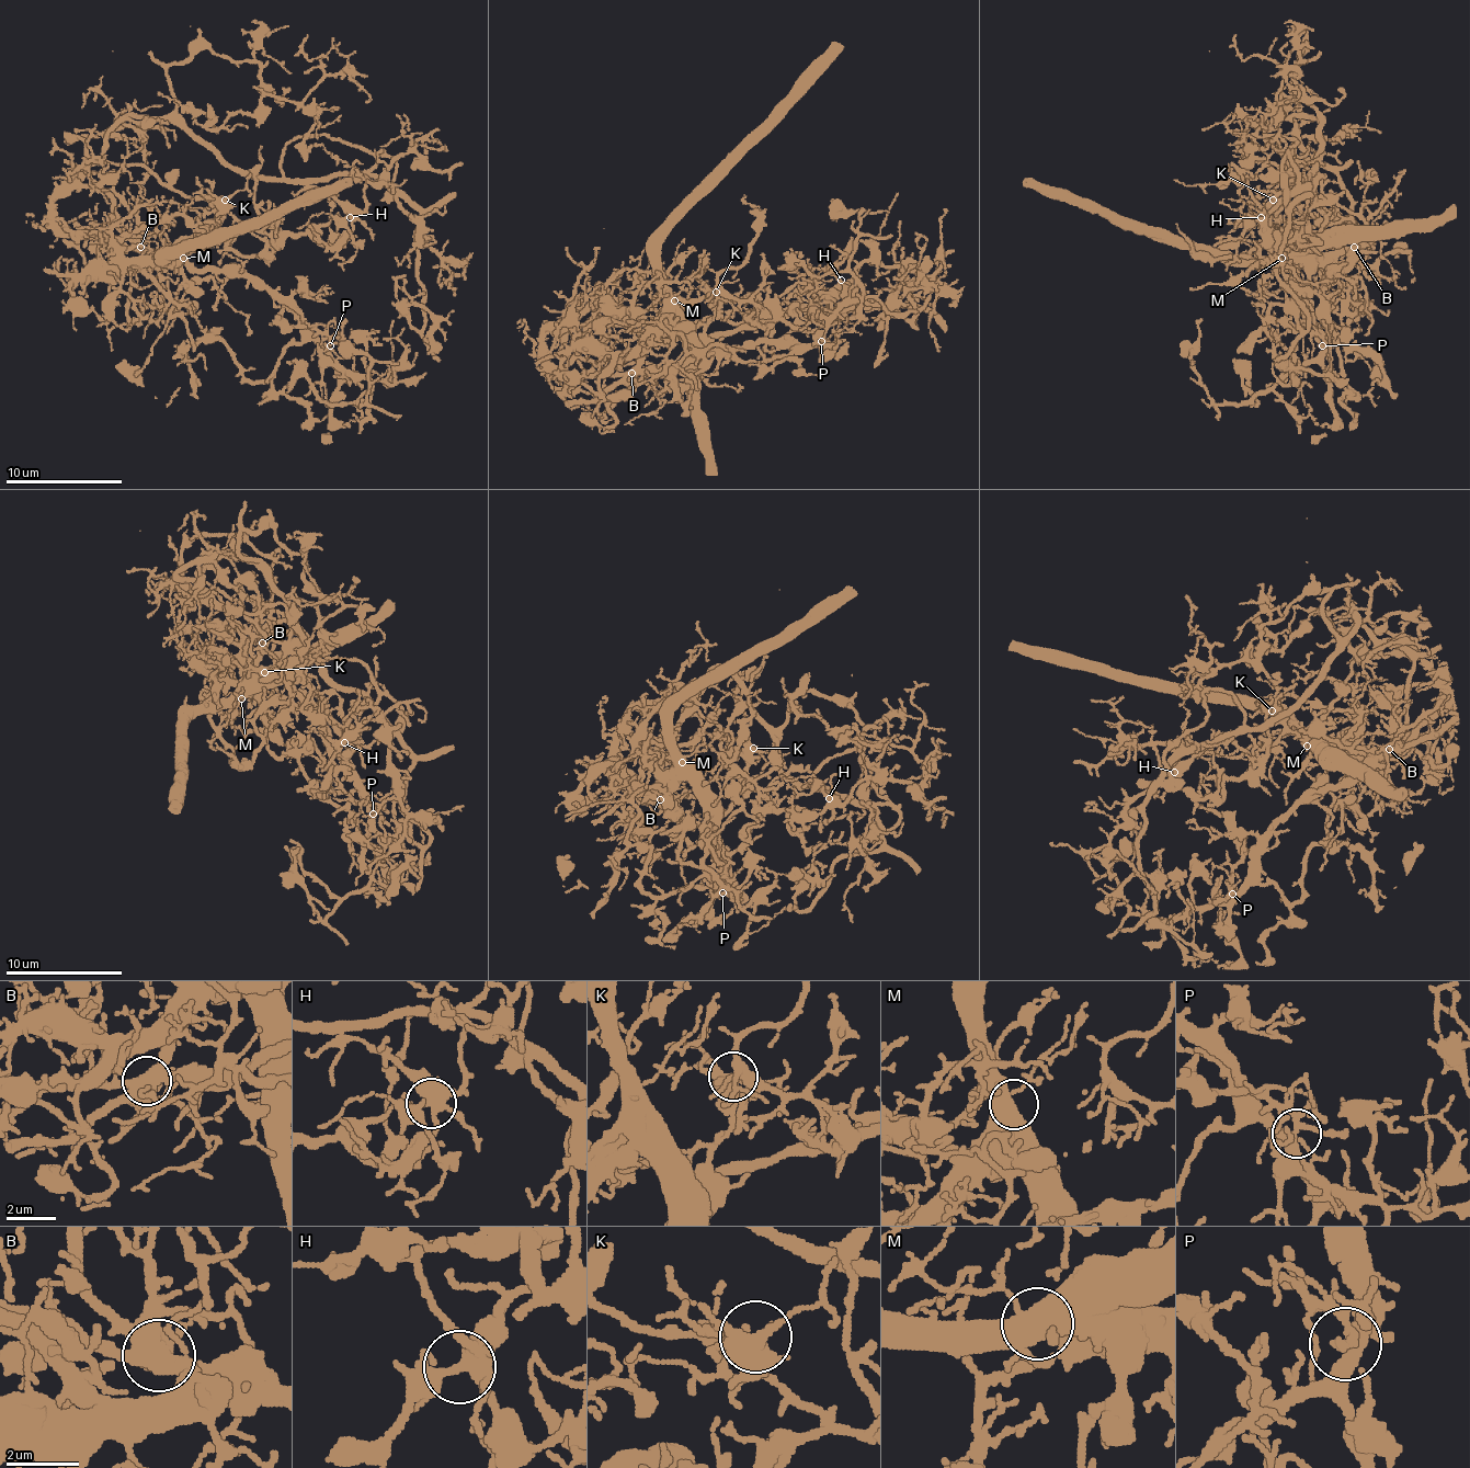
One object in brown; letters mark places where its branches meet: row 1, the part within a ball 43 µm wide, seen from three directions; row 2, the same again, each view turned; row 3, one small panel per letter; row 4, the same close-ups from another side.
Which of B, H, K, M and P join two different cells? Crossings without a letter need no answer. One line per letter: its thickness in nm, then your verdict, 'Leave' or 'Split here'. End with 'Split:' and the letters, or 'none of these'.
B: Thickness 500 nm. Split here
H: Thickness 360 nm. Leave
K: Thickness 420 nm. Leave
M: Thickness 500 nm. Leave
P: Thickness 360 nm. Leave
Split: B

